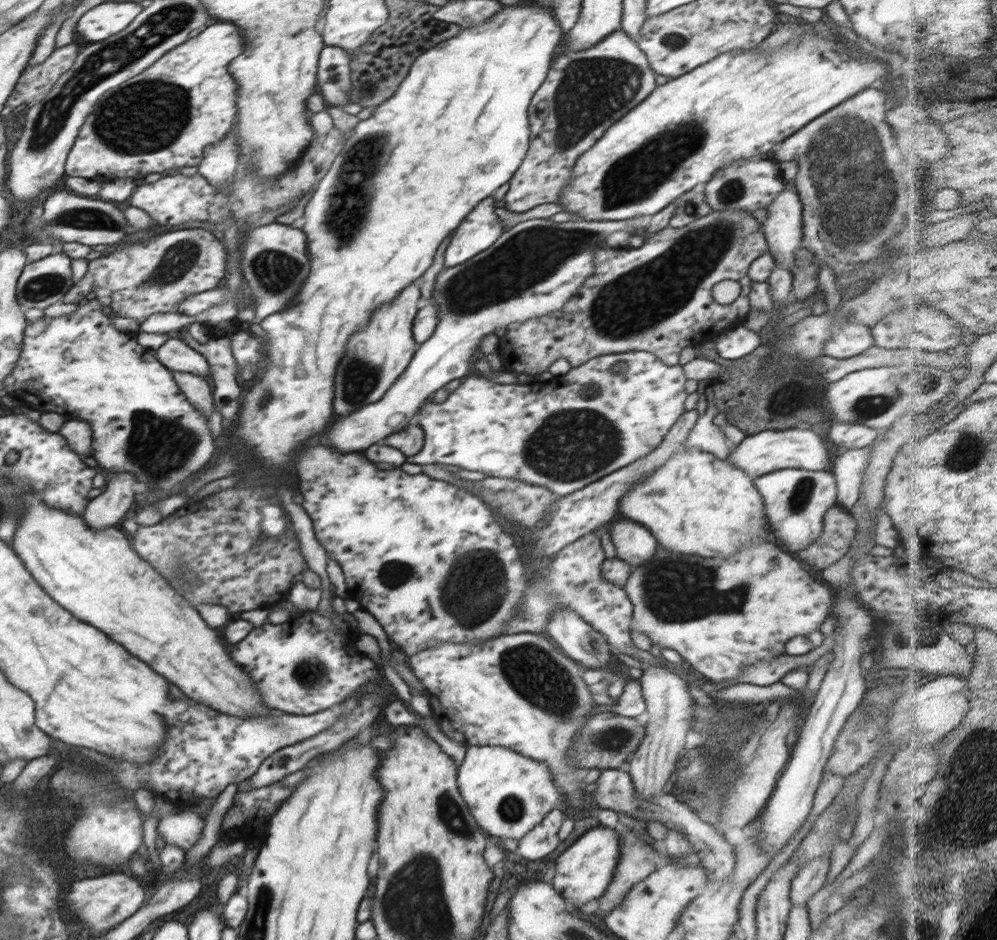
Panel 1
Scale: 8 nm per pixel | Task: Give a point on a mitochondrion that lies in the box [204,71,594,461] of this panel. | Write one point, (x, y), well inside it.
(366, 155)

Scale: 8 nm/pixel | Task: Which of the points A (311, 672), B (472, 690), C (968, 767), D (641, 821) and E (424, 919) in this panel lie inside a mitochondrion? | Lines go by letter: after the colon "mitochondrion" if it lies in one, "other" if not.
A: mitochondrion
B: other
C: mitochondrion
D: other
E: mitochondrion

